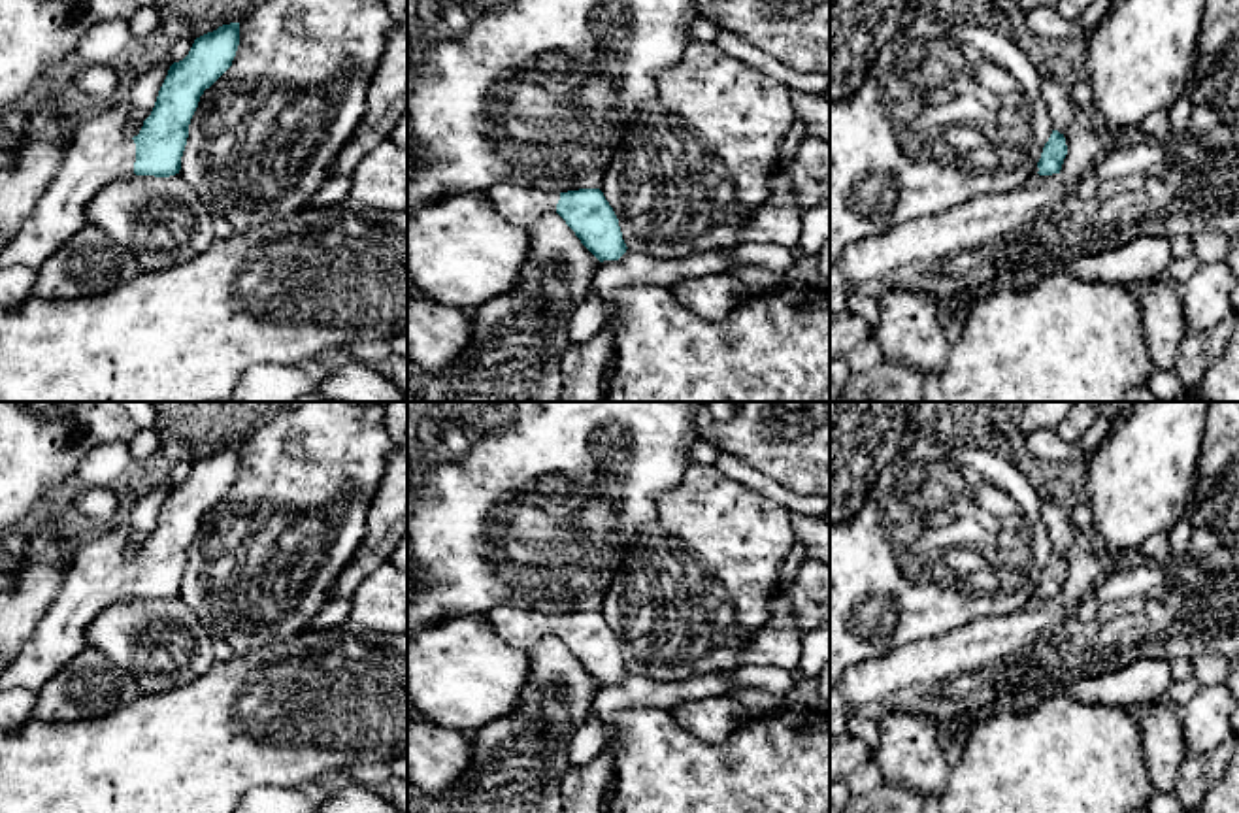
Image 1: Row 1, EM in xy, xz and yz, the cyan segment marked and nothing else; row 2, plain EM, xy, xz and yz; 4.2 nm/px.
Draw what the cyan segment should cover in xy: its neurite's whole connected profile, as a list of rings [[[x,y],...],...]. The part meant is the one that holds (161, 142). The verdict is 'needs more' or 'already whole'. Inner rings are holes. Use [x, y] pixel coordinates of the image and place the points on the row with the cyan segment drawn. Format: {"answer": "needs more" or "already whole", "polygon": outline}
{"answer": "needs more", "polygon": [[[240,23],[196,38],[189,55],[170,66],[151,115],[132,140],[106,106],[75,119],[58,174],[0,253],[0,266],[38,270],[87,223],[85,206],[107,183],[134,174],[179,174],[200,96],[232,66],[238,45]]]}

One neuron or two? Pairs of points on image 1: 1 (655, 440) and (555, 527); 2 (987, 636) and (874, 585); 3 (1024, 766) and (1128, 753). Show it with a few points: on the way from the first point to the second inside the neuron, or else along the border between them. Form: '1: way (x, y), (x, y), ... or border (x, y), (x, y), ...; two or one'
1: way (630, 451), (579, 502); one
2: border (1006, 613), (977, 617), (921, 642); two
3: way (1051, 766), (1079, 766), (1090, 755), (1102, 753); one

